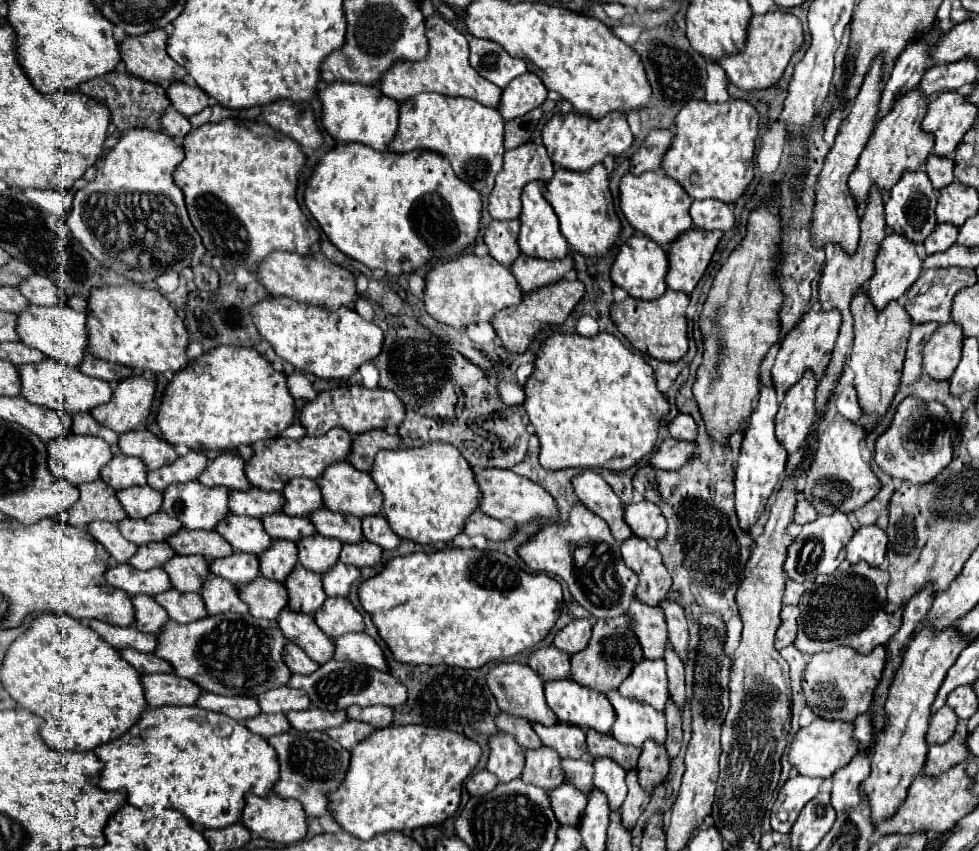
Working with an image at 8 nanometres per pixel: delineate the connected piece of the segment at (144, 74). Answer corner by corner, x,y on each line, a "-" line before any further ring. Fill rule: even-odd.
163,28
149,30
149,34
141,34
141,38
125,36
121,40
121,62
125,64
125,70
137,78
161,86
183,80
187,72
169,58
165,52
165,42
167,32

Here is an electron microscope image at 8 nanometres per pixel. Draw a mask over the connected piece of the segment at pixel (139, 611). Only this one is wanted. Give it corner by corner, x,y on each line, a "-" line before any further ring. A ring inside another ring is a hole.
131,596
135,608
135,628
149,634
159,634
163,624
169,620
165,610
153,600
153,596

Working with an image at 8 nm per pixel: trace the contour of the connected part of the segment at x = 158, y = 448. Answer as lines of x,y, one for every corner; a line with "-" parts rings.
131,430
129,434
121,434
121,436
119,436
119,448
121,448
121,452
127,454
127,456
137,456
137,458
141,458
141,460
145,462
147,470
157,470
157,468
161,468
161,466
165,466
165,464
169,464
169,462
173,462
173,460
177,458
173,446
171,446
169,442
165,442
163,438
155,436
155,434
149,432
149,430

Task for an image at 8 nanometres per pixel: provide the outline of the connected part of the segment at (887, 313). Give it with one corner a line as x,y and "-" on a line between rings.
859,292
853,298
851,314
855,322
855,346
849,358
849,368
855,374
853,386
857,390
857,400
861,402
861,412
863,416
867,416
863,428
869,434
891,408
893,396
901,384
901,370
903,370
903,358
905,358
909,330
911,330
911,318
907,310
901,308
897,302
889,302
885,310
877,312
869,304
869,298
863,292

